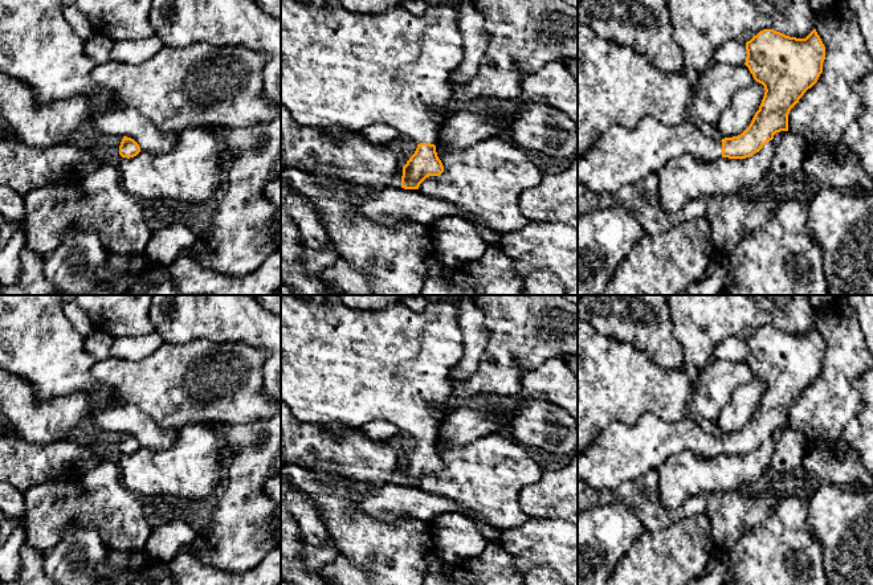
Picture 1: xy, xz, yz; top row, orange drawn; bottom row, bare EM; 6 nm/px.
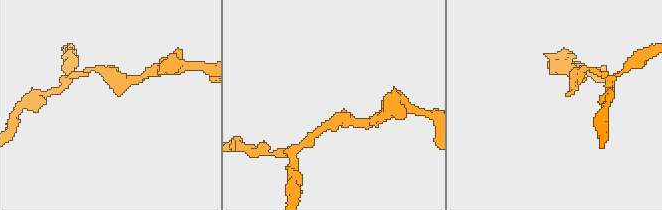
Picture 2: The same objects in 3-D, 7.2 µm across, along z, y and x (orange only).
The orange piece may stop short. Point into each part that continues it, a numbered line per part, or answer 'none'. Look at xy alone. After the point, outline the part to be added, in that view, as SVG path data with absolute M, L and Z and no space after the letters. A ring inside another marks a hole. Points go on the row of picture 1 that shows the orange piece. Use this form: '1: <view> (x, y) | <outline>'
none

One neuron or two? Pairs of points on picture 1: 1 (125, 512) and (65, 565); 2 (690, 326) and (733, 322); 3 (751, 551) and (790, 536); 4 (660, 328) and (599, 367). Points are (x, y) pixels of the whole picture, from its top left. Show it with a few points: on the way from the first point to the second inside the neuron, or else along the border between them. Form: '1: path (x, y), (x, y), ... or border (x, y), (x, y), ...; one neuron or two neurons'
1: border (68, 527), (92, 526), (109, 549); two neurons
2: path (701, 322), (722, 322); one neuron
3: path (761, 551), (774, 551), (780, 544); one neuron
4: border (604, 334), (631, 343), (659, 364); two neurons

